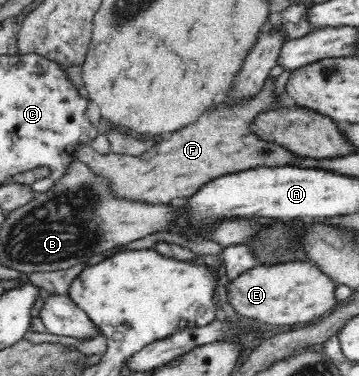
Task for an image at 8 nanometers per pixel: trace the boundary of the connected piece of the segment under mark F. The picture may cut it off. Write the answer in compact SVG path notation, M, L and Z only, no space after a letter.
M265 82L254 100L228 110L224 106L218 106L208 114L204 112L204 116L196 122L169 136L170 140L156 142L140 156L112 152L100 155L85 144L78 146L74 156L95 176L112 183L113 194L122 199L141 200L152 204L180 201L196 194L198 189L214 178L256 166L286 166L298 160L298 157L285 147L258 138L257 133L252 130L257 114L268 110L268 106L272 106L272 102L276 100L272 92L274 84Z

